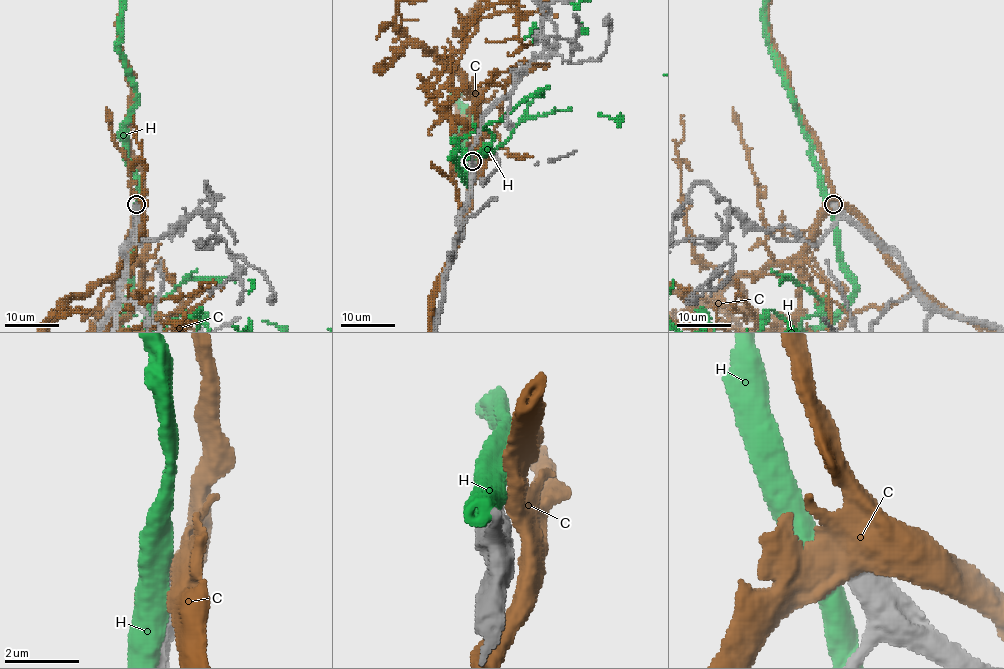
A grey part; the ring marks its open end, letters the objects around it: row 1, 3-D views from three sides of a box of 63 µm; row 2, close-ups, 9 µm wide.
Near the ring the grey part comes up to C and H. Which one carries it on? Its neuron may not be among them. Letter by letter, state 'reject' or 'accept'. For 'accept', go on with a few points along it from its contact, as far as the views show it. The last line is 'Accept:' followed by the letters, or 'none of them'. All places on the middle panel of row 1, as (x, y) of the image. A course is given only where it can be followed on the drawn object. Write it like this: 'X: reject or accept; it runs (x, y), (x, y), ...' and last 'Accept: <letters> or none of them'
C: reject
H: reject
Accept: none of them

